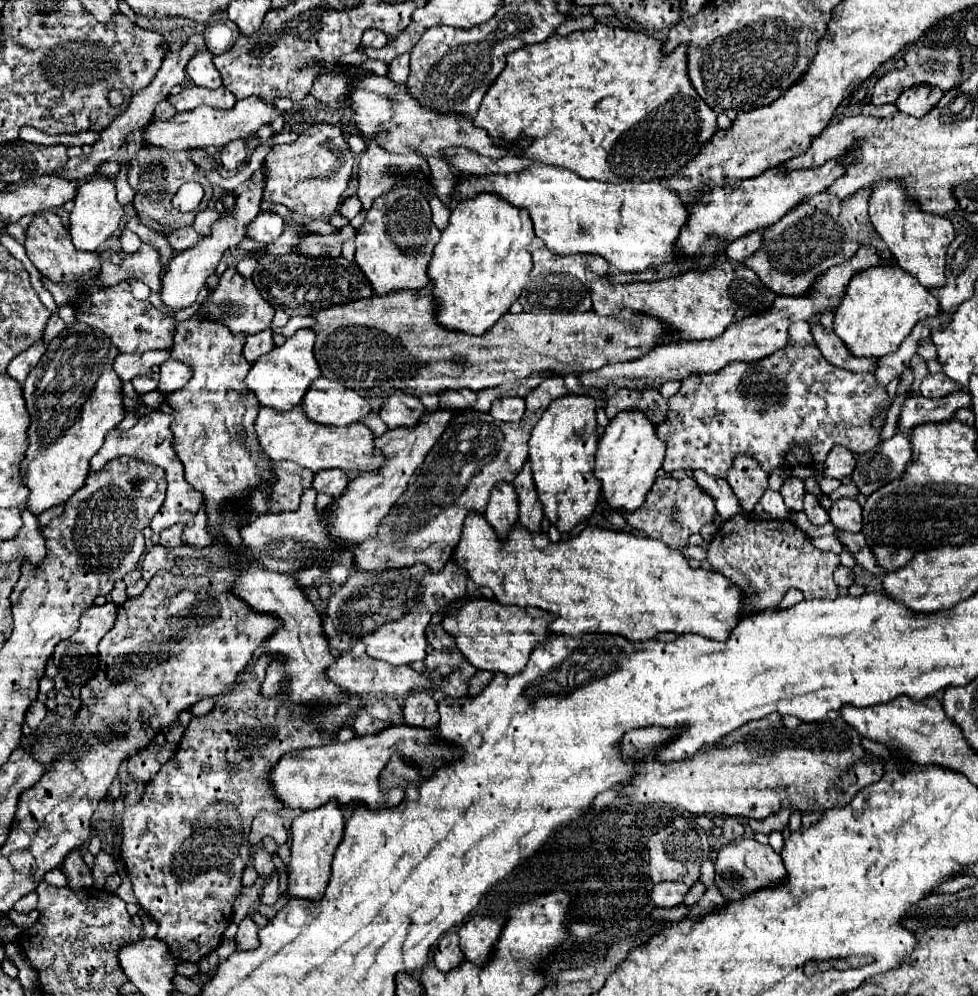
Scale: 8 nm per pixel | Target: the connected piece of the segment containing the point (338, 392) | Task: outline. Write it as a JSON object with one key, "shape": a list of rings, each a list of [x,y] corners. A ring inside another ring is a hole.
{"shape":[[[320,376],[307,390],[301,406],[305,414],[319,424],[347,426],[361,422],[371,414],[371,404],[349,389],[336,380]]]}

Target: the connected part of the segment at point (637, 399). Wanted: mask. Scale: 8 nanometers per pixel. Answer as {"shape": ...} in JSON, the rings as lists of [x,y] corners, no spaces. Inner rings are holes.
{"shape":[[[619,388],[607,402],[605,412],[607,418],[615,418],[617,412],[621,410],[641,410],[645,412],[655,424],[661,424],[667,420],[669,408],[667,408],[667,398],[661,396],[659,390],[647,388],[647,390],[629,390],[629,388]]]}

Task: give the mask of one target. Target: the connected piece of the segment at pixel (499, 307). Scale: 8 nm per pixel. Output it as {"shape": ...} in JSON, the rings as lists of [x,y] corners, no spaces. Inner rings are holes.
{"shape":[[[491,192],[459,202],[451,210],[449,226],[443,230],[439,246],[429,262],[433,296],[439,302],[437,320],[445,328],[483,334],[521,296],[531,272],[529,242],[535,238],[533,222],[525,208],[517,208]]]}

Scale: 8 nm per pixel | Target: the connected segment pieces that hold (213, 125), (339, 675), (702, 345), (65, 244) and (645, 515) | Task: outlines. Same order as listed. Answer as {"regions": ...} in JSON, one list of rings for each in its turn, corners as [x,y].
{"regions":[[[[259,96],[237,100],[229,110],[215,110],[211,106],[201,106],[189,112],[179,112],[171,120],[153,120],[143,134],[143,140],[153,146],[163,146],[167,150],[187,150],[187,146],[225,146],[233,140],[245,140],[253,136],[261,126],[271,124],[279,116],[289,116],[291,112],[279,110],[275,104],[265,102]]],[[[357,642],[353,644],[353,648],[341,652],[337,656],[337,660],[327,668],[327,678],[331,682],[335,682],[341,690],[351,692],[351,694],[395,694],[395,696],[405,696],[413,690],[421,690],[421,688],[429,688],[431,682],[415,672],[411,666],[391,666],[389,662],[383,660],[373,660],[371,656],[365,654],[365,644]]],[[[863,244],[847,262],[839,266],[831,266],[831,270],[819,274],[811,286],[811,290],[805,296],[777,296],[773,306],[765,312],[751,314],[741,318],[739,322],[731,322],[731,326],[715,340],[683,340],[683,342],[669,342],[663,346],[653,348],[647,356],[625,362],[625,364],[613,364],[613,366],[603,366],[601,370],[587,372],[585,376],[585,388],[601,388],[605,390],[611,382],[621,384],[623,378],[633,378],[629,384],[639,384],[639,380],[647,380],[647,386],[653,386],[655,382],[667,382],[667,380],[683,380],[689,374],[703,374],[703,372],[719,372],[731,362],[757,362],[761,358],[767,358],[769,354],[775,354],[789,342],[789,326],[805,320],[805,322],[817,322],[813,318],[819,318],[827,310],[835,310],[835,306],[841,304],[845,296],[845,288],[853,276],[853,272],[881,264],[883,258],[873,250],[871,246]]],[[[49,210],[35,214],[31,224],[27,226],[25,250],[27,250],[29,260],[35,264],[35,268],[51,282],[69,284],[73,280],[89,280],[89,278],[95,278],[101,270],[101,256],[83,252],[83,250],[75,250],[75,246],[71,242],[71,234],[63,226],[61,218]]],[[[665,476],[665,478],[657,478],[651,492],[647,494],[643,506],[639,510],[627,512],[627,510],[619,510],[621,516],[637,530],[645,532],[647,538],[655,538],[665,542],[671,550],[683,552],[683,548],[689,544],[689,536],[699,532],[705,524],[713,524],[717,510],[715,510],[715,500],[705,494],[691,476],[685,476],[681,480]]]]}

